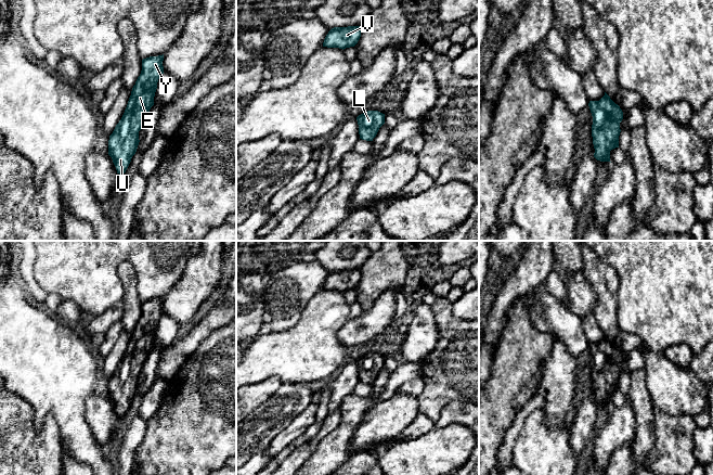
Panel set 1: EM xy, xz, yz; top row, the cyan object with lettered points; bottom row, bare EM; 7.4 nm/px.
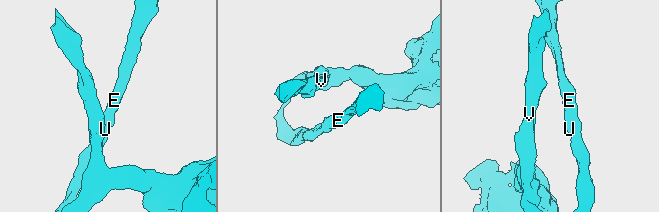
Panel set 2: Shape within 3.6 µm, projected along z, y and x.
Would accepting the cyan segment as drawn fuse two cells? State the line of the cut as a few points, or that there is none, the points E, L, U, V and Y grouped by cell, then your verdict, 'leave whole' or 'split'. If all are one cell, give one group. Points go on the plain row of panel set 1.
no cut; E L U V Y; leave whole

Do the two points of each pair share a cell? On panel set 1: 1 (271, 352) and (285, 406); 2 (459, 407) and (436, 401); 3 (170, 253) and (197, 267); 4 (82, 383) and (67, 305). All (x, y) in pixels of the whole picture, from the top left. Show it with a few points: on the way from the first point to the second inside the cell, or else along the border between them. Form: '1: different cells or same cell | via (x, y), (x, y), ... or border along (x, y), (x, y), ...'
1: different cells | border along (283, 382), (306, 383)
2: different cells | border along (467, 401), (451, 400), (433, 422)
3: different cells | border along (199, 252), (189, 259), (181, 277), (174, 284)
4: different cells | border along (55, 316), (67, 324)

